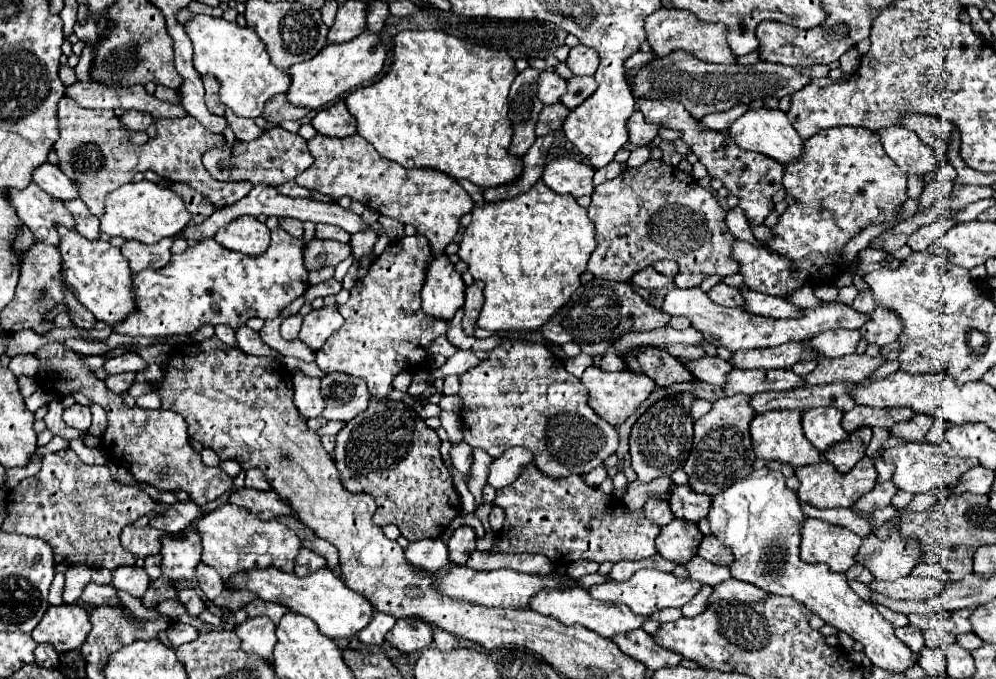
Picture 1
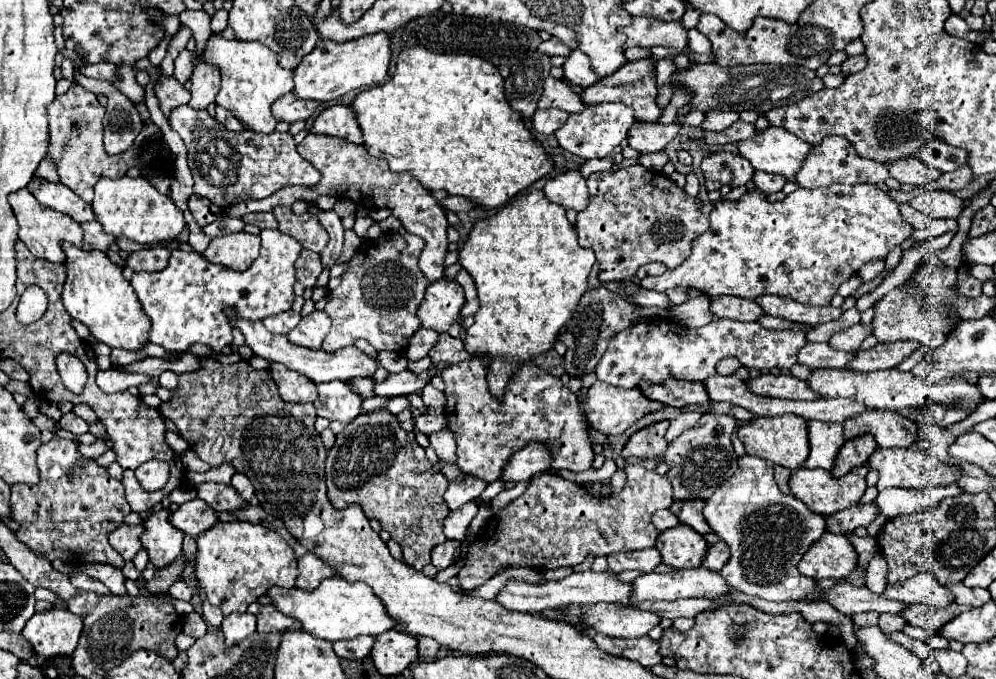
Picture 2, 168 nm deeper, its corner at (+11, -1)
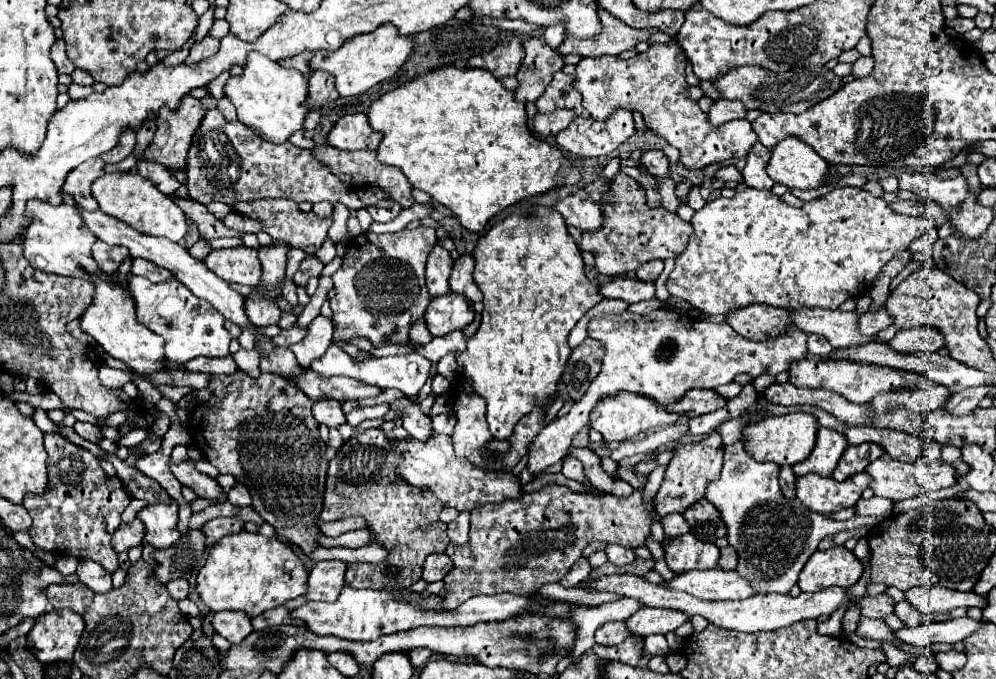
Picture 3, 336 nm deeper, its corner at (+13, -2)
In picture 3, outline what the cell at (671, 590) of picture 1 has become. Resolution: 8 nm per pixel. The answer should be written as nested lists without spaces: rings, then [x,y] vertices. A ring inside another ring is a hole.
[[[719,567],[687,571],[675,575],[671,581],[663,581],[661,585],[667,585],[667,589],[691,593],[693,597],[705,601],[739,601],[755,595],[743,577],[739,577],[735,571],[723,571]]]

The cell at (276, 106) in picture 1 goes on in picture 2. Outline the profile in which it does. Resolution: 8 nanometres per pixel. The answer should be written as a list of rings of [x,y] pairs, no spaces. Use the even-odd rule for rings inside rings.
[[[289,92],[287,96],[279,98],[273,104],[273,112],[275,112],[275,116],[279,116],[279,120],[297,122],[297,120],[311,118],[313,112],[317,110],[317,106],[319,106],[317,100],[301,100],[293,92]]]

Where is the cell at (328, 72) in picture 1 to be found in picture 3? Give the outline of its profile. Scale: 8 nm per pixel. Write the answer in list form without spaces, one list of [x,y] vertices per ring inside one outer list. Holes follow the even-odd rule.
[[[383,25],[373,33],[365,33],[359,37],[349,39],[339,51],[335,53],[315,53],[311,59],[311,69],[313,71],[327,71],[335,79],[335,89],[339,97],[349,97],[349,95],[361,95],[369,91],[373,85],[391,79],[397,69],[407,61],[407,57],[413,51],[413,41],[411,37],[397,35],[393,25]]]

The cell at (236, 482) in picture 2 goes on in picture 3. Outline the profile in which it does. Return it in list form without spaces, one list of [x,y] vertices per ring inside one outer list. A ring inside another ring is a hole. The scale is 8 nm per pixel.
[[[235,485],[227,495],[229,495],[229,501],[237,507],[251,505],[251,495],[249,495],[249,489],[245,489],[245,485]]]

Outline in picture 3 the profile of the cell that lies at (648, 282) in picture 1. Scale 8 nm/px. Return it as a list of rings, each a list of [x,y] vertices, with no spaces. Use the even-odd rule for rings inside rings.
[[[747,187],[745,191],[741,193],[735,193],[735,197],[731,199],[725,199],[725,197],[719,197],[719,199],[713,199],[709,201],[703,209],[699,209],[693,219],[691,219],[691,225],[693,225],[693,233],[689,237],[689,245],[687,249],[677,257],[675,261],[675,269],[671,271],[669,279],[667,279],[667,289],[673,297],[679,297],[679,299],[685,299],[687,303],[691,303],[695,309],[703,311],[703,313],[709,313],[709,315],[717,315],[717,313],[727,313],[731,309],[737,309],[737,307],[745,307],[749,303],[765,303],[765,305],[773,305],[773,307],[785,307],[785,309],[801,309],[801,307],[821,307],[821,309],[837,309],[845,299],[849,297],[861,297],[863,293],[869,291],[873,279],[877,277],[877,273],[881,271],[881,267],[891,261],[899,251],[907,251],[909,249],[909,243],[919,235],[923,233],[927,227],[929,227],[929,221],[923,219],[923,217],[907,217],[907,215],[899,215],[895,211],[889,209],[889,203],[881,197],[875,197],[871,195],[869,191],[861,189],[861,187],[837,187],[833,191],[829,191],[827,195],[823,197],[817,197],[817,199],[811,199],[811,201],[805,201],[801,207],[791,207],[787,203],[783,203],[777,195],[773,195],[771,191],[759,191],[759,189],[751,189]]]

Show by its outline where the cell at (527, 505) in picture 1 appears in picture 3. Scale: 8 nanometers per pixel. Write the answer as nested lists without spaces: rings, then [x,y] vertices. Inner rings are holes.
[[[545,485],[517,499],[473,509],[469,541],[465,545],[449,543],[445,549],[455,567],[445,575],[449,593],[445,595],[443,607],[457,609],[459,603],[471,597],[505,591],[533,595],[543,583],[563,579],[591,541],[617,543],[629,549],[643,547],[657,515],[653,511],[655,497],[645,503],[643,491],[643,487],[635,489],[629,497],[611,493],[581,495],[565,485]]]

